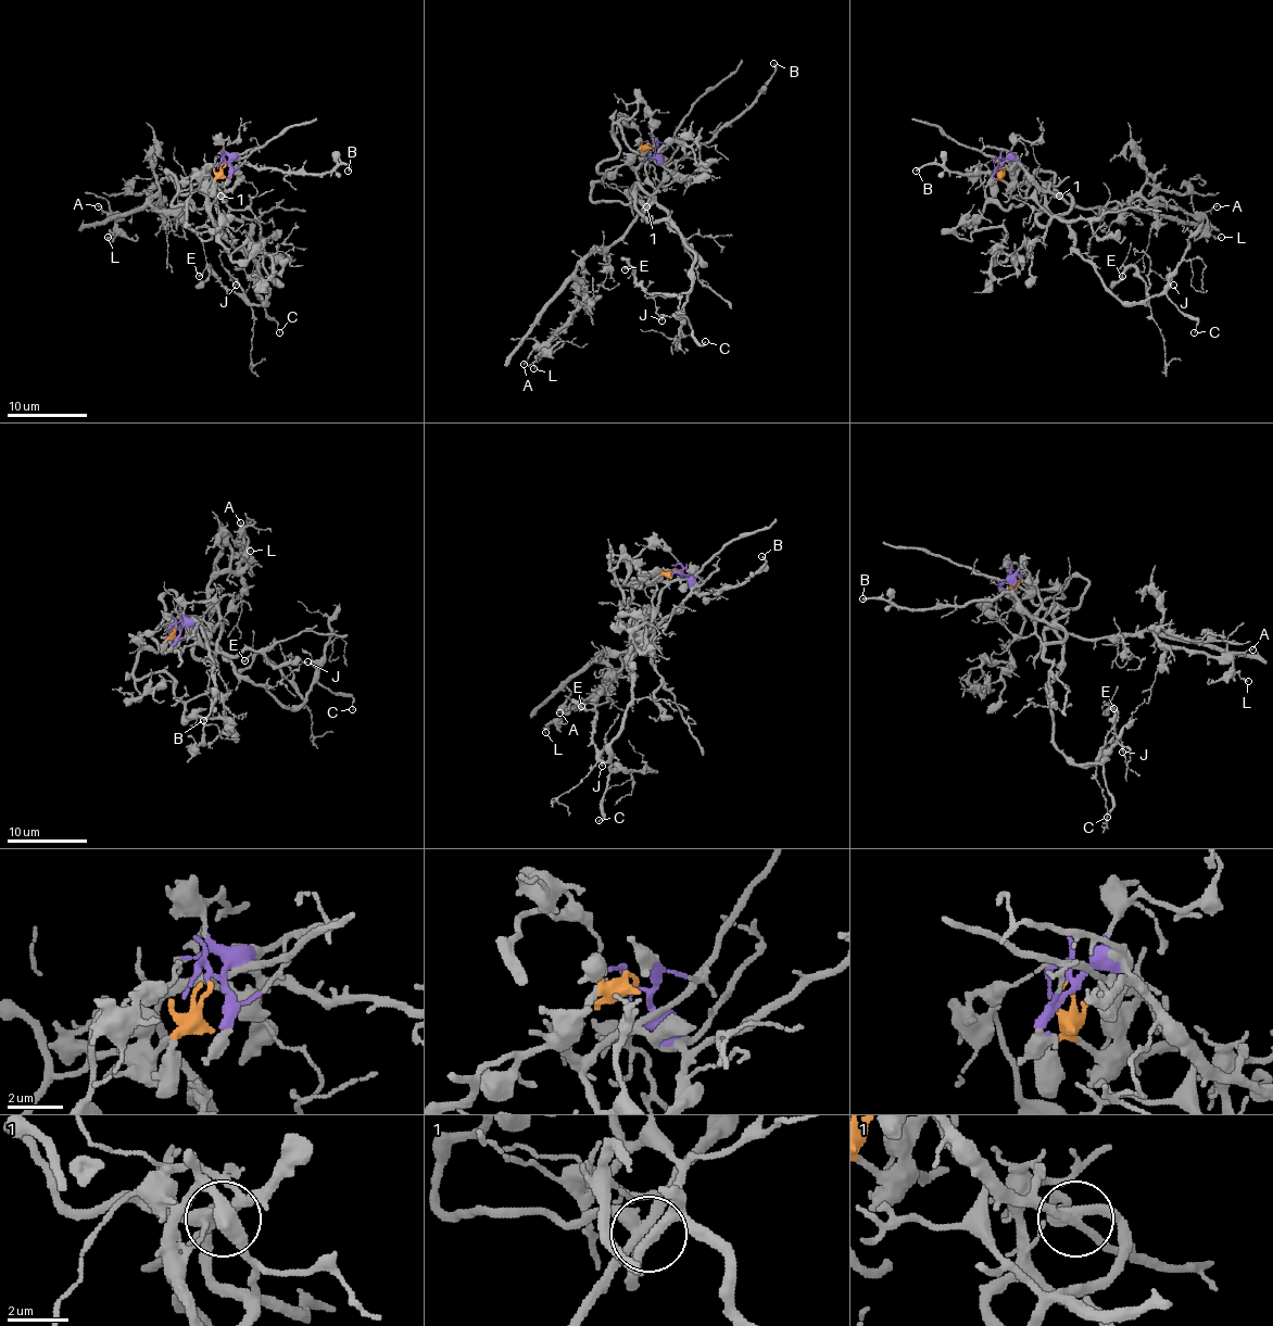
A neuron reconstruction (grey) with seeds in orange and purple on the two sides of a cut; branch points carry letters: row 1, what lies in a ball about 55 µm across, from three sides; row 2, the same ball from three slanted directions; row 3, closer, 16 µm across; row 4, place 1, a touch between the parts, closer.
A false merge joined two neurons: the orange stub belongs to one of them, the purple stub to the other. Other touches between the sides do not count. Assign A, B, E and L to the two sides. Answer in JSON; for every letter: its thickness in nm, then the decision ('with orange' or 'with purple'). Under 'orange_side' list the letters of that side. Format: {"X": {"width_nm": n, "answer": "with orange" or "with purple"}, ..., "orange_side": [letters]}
{"A": {"width_nm": 110, "answer": "with purple"}, "B": {"width_nm": 190, "answer": "with purple"}, "E": {"width_nm": 150, "answer": "with orange"}, "L": {"width_nm": 140, "answer": "with purple"}, "orange_side": ["E"]}

